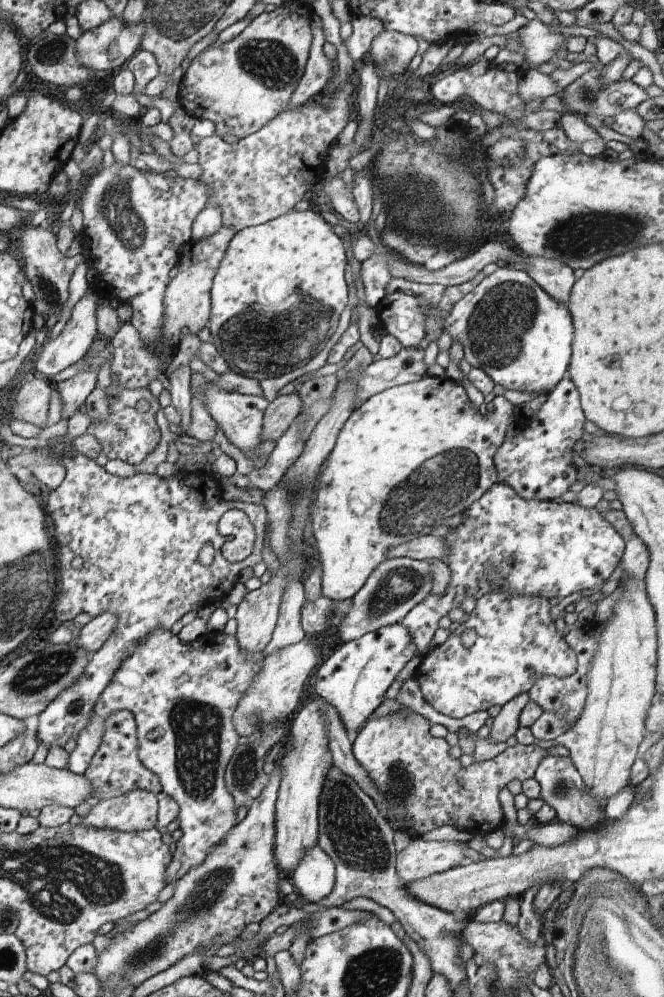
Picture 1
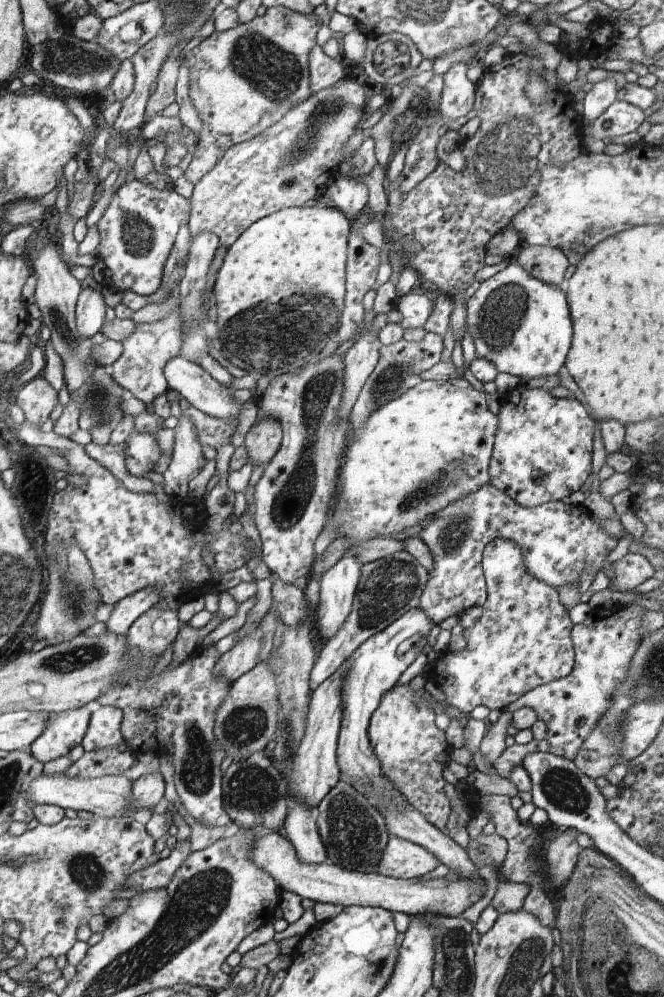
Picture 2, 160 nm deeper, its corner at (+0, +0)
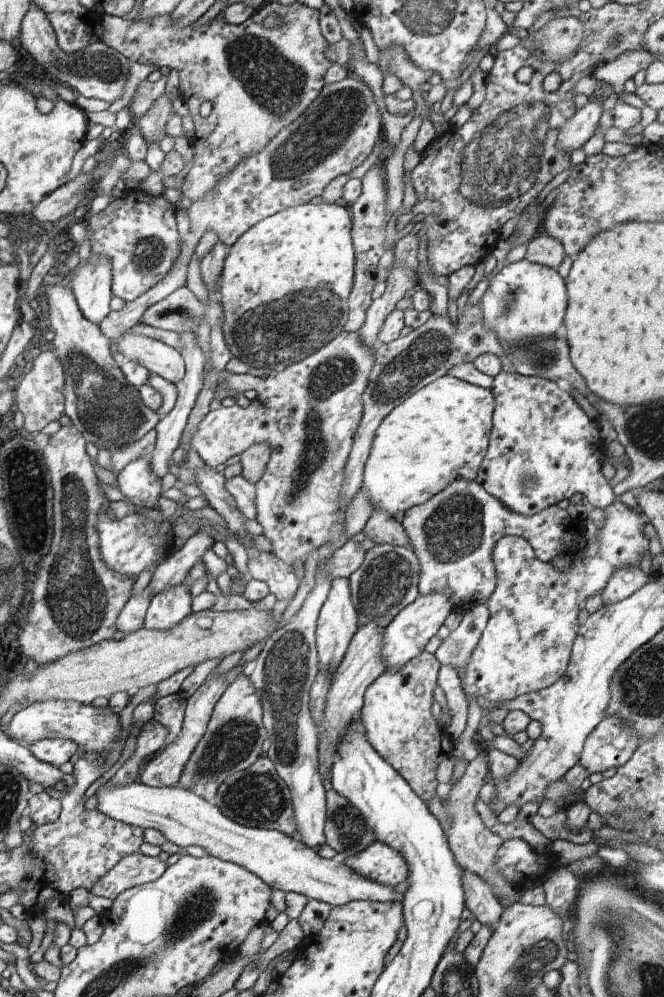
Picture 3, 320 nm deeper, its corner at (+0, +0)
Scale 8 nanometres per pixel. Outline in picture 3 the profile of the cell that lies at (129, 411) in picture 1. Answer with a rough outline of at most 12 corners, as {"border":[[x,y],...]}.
{"border":[[149,458],[133,460],[117,487],[136,509],[153,509],[160,479]]}

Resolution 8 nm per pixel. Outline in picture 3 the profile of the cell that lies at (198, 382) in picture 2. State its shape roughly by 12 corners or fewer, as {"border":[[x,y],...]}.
{"border":[[127,331],[116,342],[124,360],[174,384],[184,355],[164,342]]}

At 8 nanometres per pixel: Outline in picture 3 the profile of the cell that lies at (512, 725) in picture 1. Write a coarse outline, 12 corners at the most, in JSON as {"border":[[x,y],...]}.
{"border":[[488,751],[467,764],[442,803],[456,862],[488,882],[506,908],[520,885],[504,880],[494,859],[503,840],[474,806],[489,778]]}

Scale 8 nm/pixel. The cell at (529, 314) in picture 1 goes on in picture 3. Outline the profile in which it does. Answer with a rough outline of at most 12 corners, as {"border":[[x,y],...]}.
{"border":[[524,258],[490,278],[485,325],[504,346],[564,331],[566,280]]}

